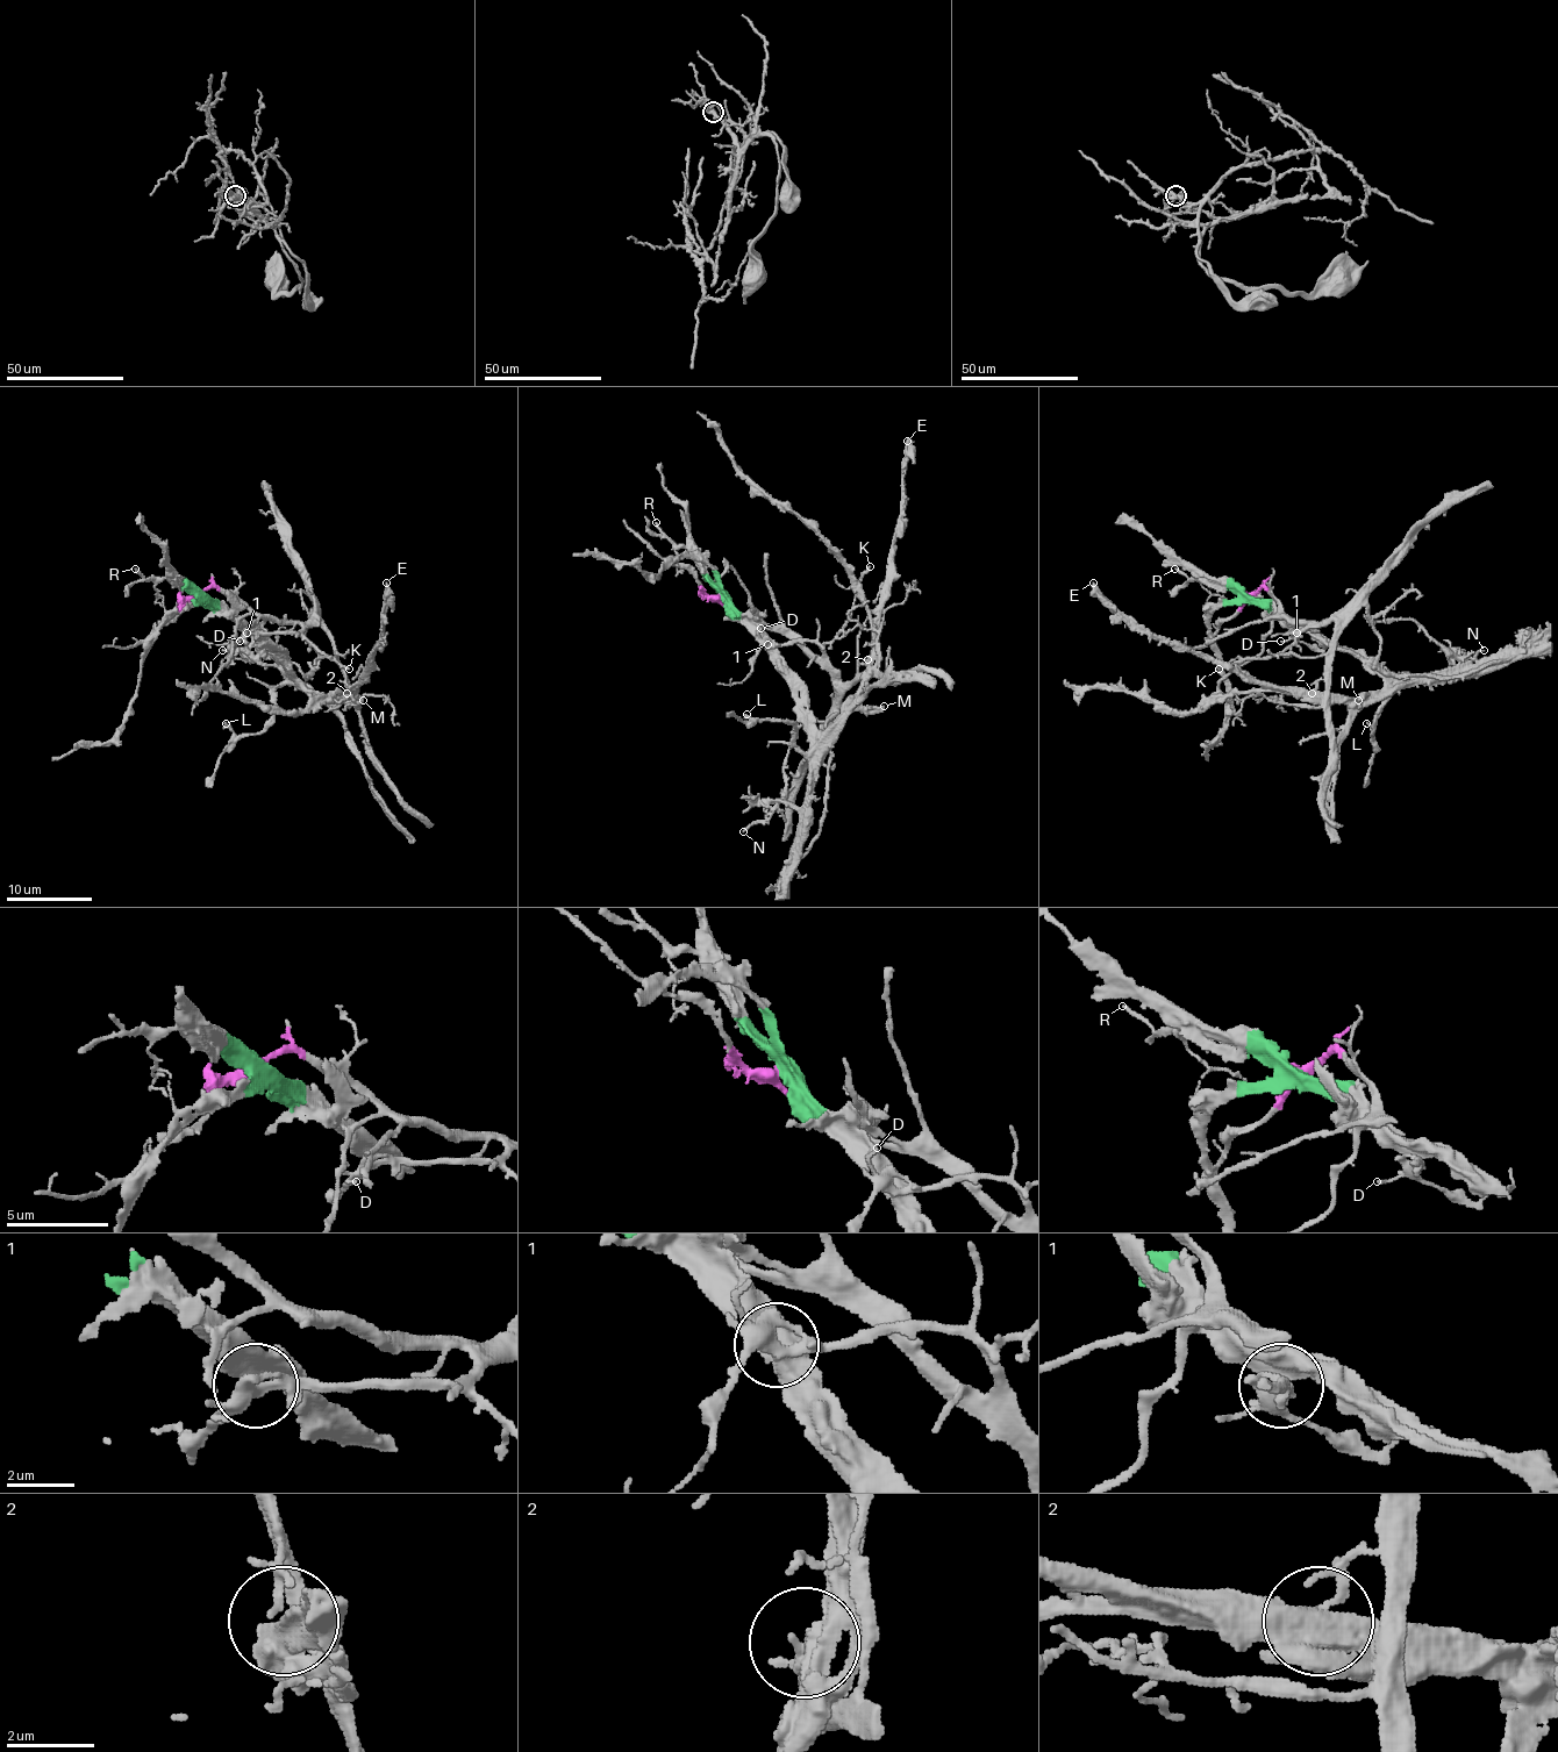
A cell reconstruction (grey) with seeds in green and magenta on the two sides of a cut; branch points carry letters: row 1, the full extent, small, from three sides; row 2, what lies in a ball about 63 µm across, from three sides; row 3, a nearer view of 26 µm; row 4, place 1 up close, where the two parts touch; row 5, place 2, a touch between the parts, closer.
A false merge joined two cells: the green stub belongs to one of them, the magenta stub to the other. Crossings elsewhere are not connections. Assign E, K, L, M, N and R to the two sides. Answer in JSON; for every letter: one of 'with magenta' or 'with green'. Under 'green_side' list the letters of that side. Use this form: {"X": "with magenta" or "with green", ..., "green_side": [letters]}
{"E": "with green", "K": "with magenta", "L": "with green", "M": "with green", "N": "with magenta", "R": "with green", "green_side": ["E", "L", "M", "R"]}

